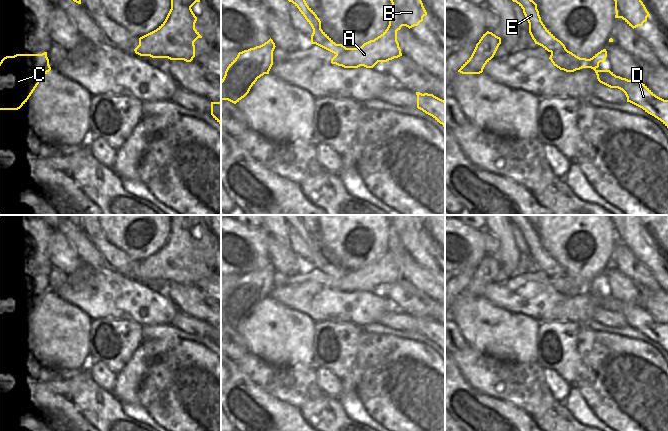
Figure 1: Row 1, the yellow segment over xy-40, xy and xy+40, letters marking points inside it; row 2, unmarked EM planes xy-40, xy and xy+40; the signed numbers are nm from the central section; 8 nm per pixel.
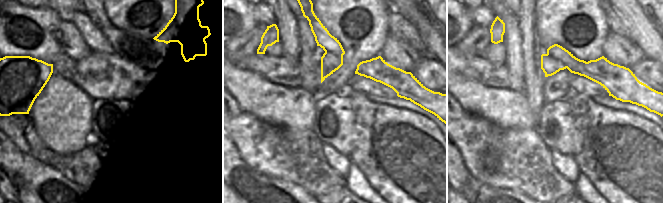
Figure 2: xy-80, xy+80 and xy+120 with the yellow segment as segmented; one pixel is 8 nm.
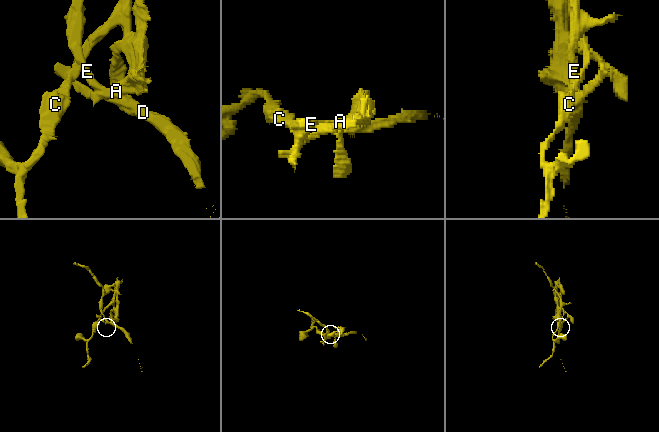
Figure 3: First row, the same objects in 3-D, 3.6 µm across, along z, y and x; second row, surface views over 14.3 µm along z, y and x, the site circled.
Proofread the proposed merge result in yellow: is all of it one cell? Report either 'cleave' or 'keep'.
cleave

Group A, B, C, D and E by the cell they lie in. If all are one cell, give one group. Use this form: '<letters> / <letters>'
A B C / D E

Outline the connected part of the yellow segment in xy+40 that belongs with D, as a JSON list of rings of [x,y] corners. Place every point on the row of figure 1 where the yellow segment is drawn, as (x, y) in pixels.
[[[592,68],[600,83],[622,90],[627,102],[642,108],[648,114],[660,120],[668,128],[668,100],[656,96],[641,80],[628,80],[616,76],[610,70]]]

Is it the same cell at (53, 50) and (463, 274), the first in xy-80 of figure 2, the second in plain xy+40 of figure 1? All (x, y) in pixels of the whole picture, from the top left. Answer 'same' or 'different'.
different

